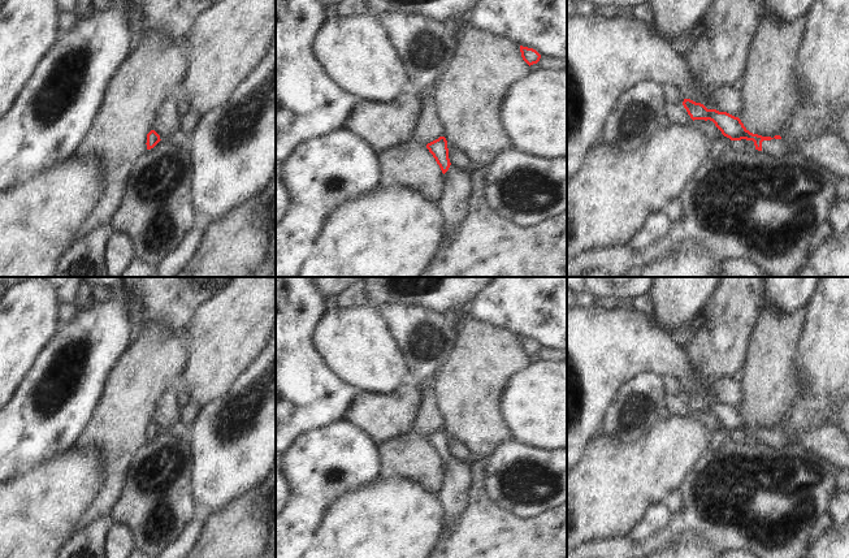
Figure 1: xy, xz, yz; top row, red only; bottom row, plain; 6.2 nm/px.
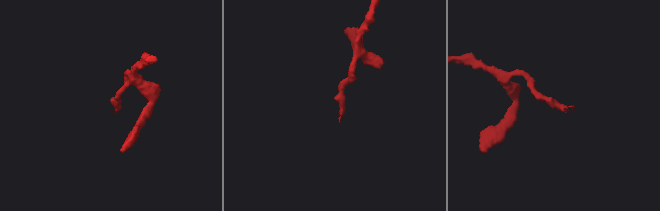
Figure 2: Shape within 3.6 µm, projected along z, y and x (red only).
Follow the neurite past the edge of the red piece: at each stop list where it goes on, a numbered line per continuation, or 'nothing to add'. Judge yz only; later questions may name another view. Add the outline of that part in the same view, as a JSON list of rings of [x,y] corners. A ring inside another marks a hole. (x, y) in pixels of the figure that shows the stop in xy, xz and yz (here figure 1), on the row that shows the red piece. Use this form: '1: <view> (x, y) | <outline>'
1: yz (779, 147) | [[[775,138],[771,140],[763,140],[762,151],[766,151],[766,152],[776,155],[776,156],[794,153],[787,142],[784,142],[783,139],[775,139]]]

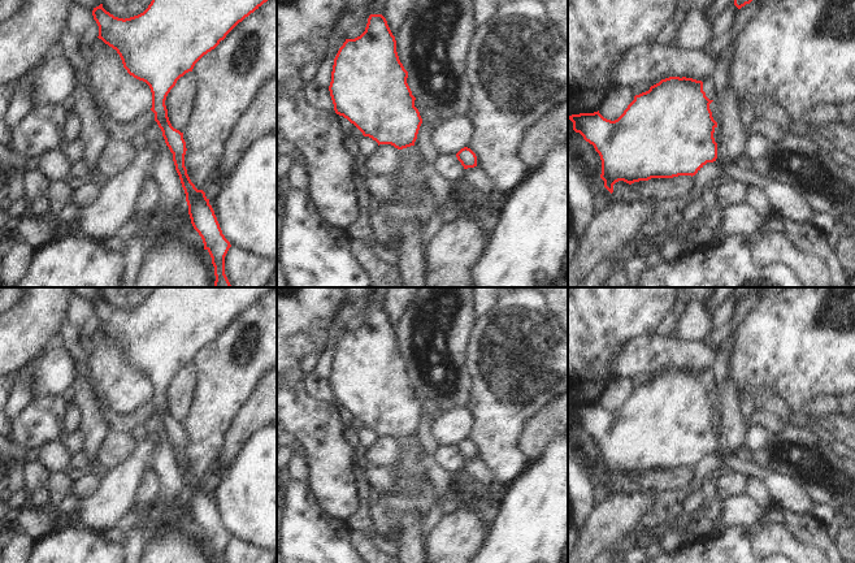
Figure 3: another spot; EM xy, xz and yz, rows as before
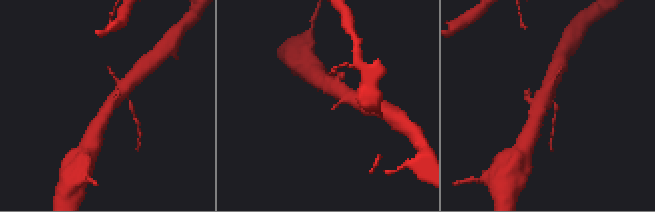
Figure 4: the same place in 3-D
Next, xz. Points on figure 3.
nothing to add

